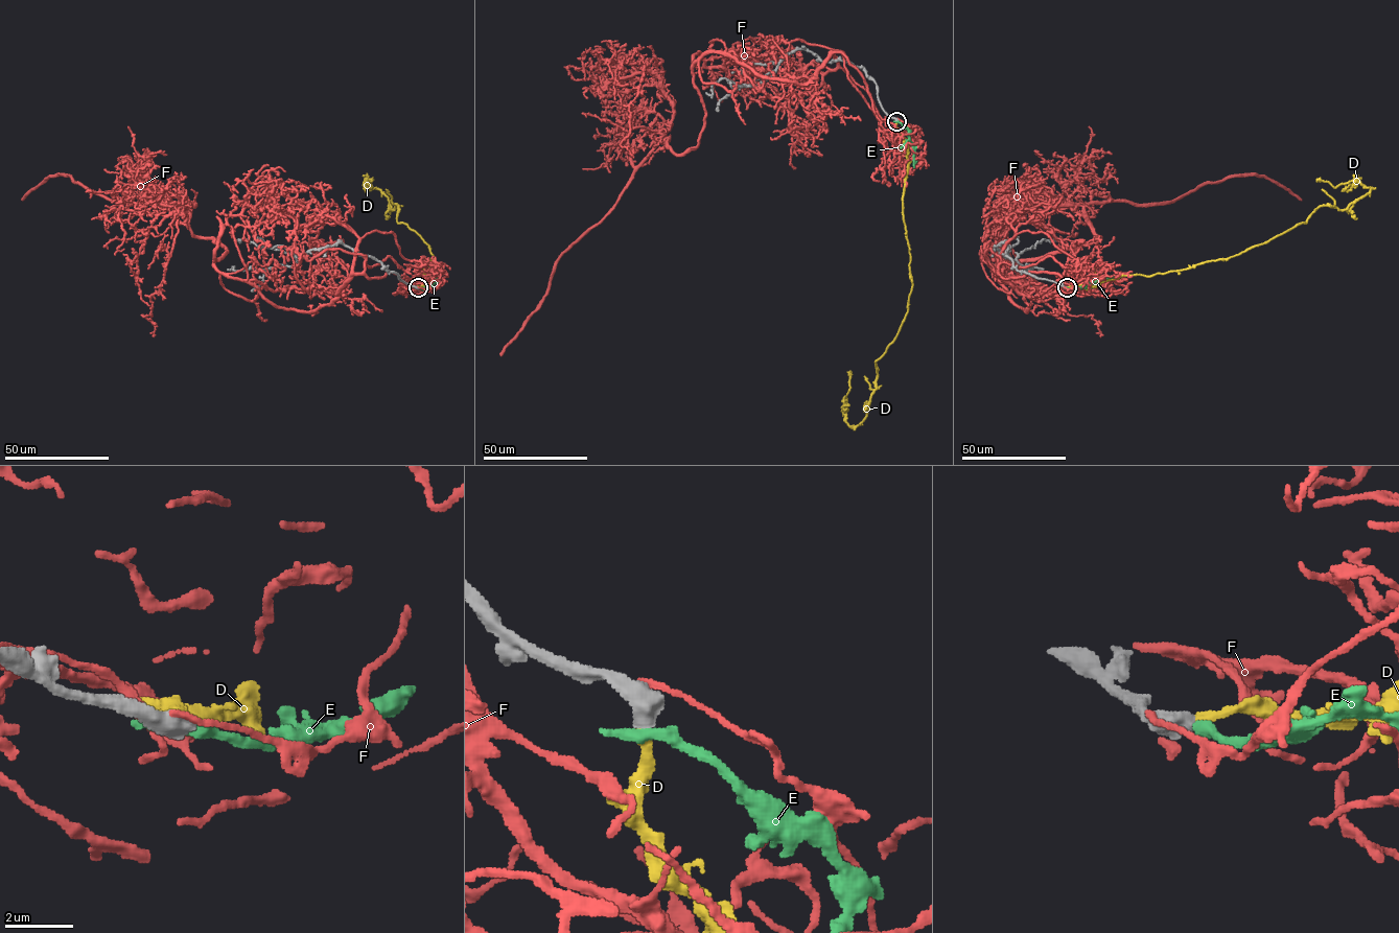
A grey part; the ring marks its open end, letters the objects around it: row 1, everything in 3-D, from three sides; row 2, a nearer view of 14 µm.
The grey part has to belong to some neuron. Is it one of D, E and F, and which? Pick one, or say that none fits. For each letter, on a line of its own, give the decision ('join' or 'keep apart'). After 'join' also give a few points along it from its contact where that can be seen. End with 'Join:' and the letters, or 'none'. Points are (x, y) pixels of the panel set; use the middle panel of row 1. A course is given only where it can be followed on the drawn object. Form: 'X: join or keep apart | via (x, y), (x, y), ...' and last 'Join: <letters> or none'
D: join | via (896, 121), (908, 148), (912, 286), (854, 427), (844, 418), (850, 371)
E: keep apart
F: keep apart
Join: D

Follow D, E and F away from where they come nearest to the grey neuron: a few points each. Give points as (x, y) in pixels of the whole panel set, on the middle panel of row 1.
D: (896, 121), (908, 148), (912, 286), (854, 427), (844, 418), (850, 371)
E: (895, 121), (908, 130), (914, 167)
F: (896, 118), (918, 136), (888, 134), (831, 52), (799, 84), (705, 53), (698, 144), (659, 143), (500, 355)

